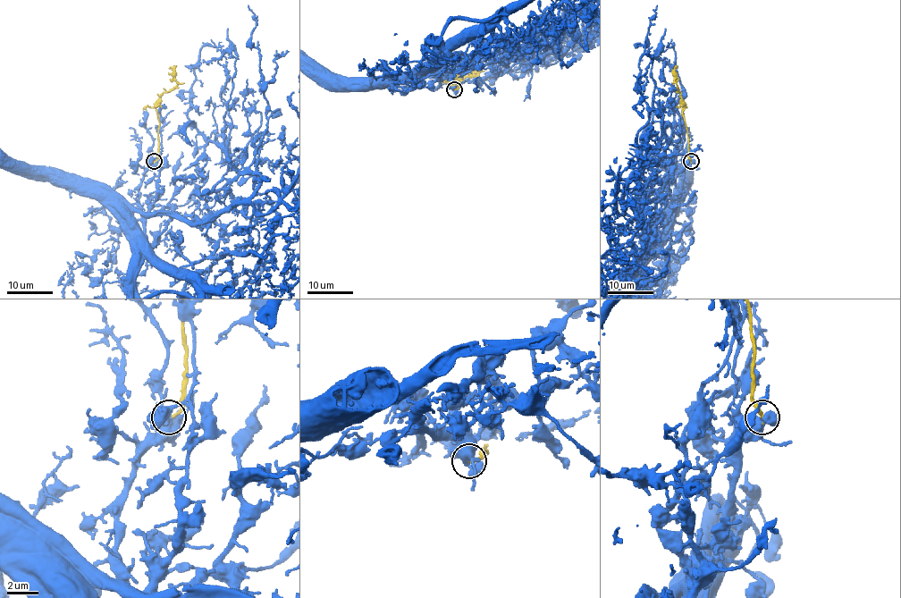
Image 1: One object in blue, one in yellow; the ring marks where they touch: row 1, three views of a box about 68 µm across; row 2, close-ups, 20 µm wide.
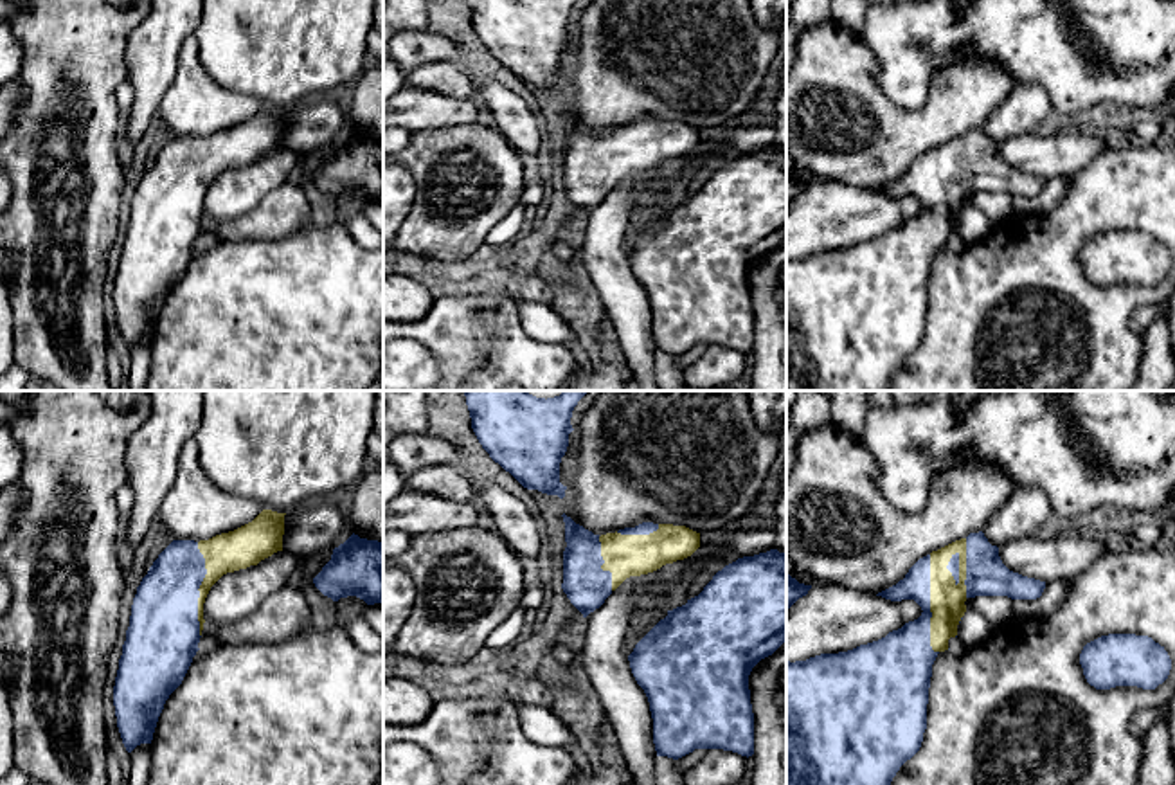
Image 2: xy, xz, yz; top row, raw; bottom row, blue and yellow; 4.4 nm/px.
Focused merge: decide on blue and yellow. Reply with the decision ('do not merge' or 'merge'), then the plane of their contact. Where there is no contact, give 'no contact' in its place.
merge; contact in yz

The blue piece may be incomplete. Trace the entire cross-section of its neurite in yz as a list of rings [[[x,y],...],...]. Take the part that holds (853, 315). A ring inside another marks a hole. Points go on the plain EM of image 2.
[[[982,128],[970,130],[919,155],[903,176],[876,191],[891,198],[914,196],[923,207],[918,216],[848,248],[786,257],[786,391],[887,391],[900,364],[921,344],[932,261],[939,248],[950,247],[948,236],[957,234],[964,198],[975,193],[1036,196],[1044,185],[1045,178],[1009,167]]]

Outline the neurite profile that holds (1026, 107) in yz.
[[[1018,85],[988,117],[982,130],[991,142],[1035,133],[1053,113],[1051,99],[1042,86]]]

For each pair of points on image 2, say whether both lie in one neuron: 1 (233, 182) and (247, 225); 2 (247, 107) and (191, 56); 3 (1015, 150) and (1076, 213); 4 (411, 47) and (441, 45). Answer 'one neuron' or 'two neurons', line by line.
1: two neurons
2: one neuron
3: two neurons
4: one neuron

